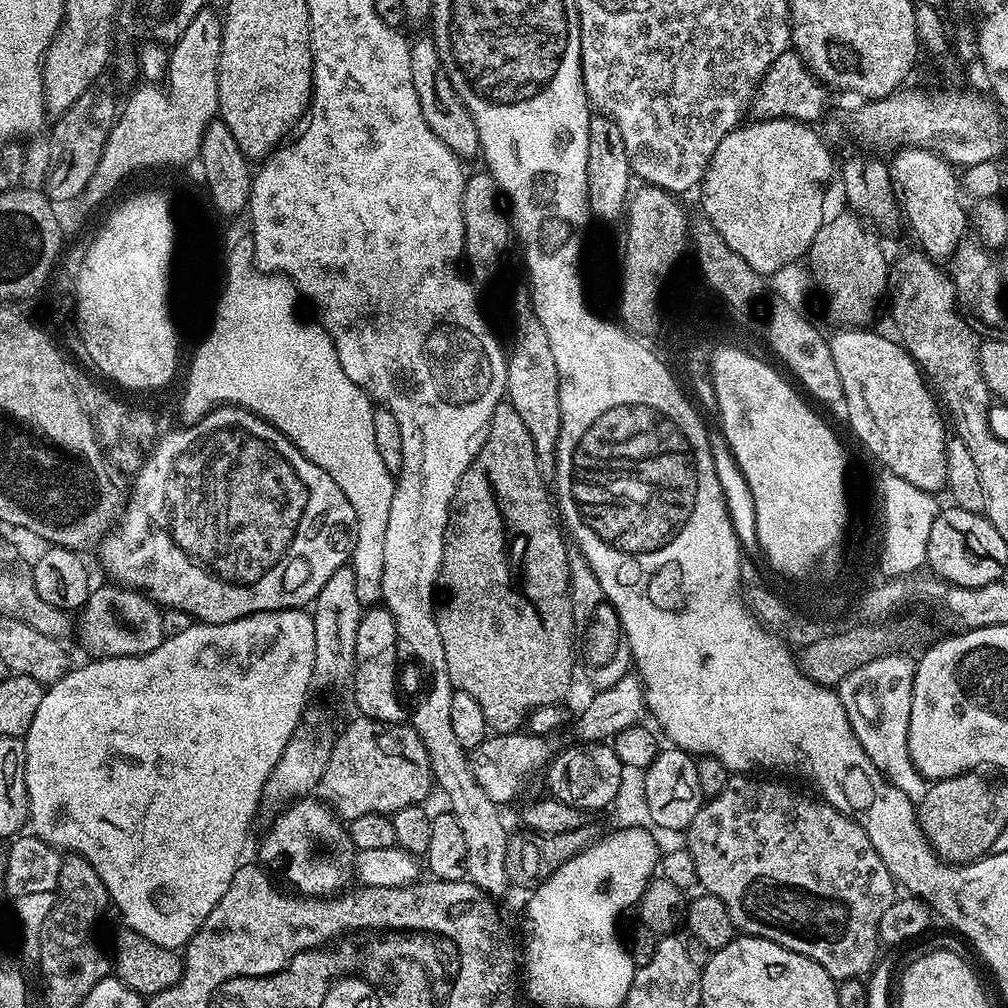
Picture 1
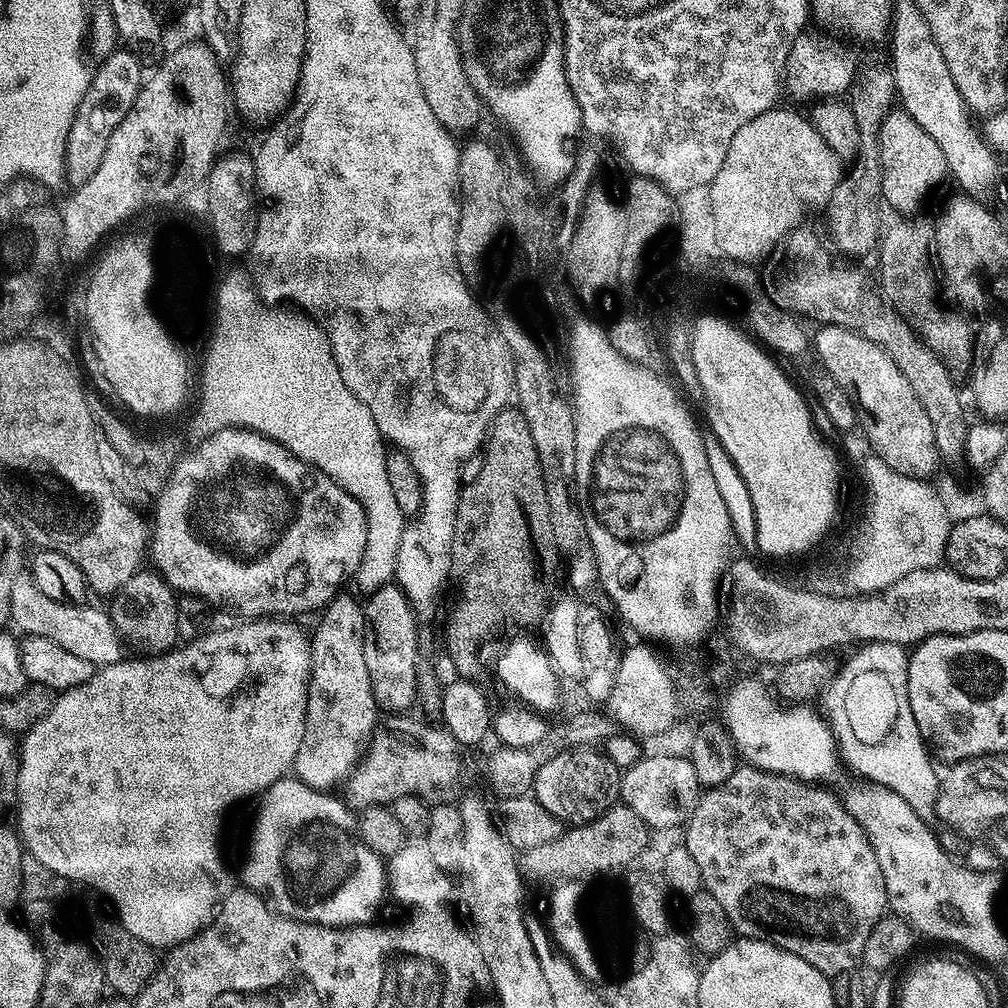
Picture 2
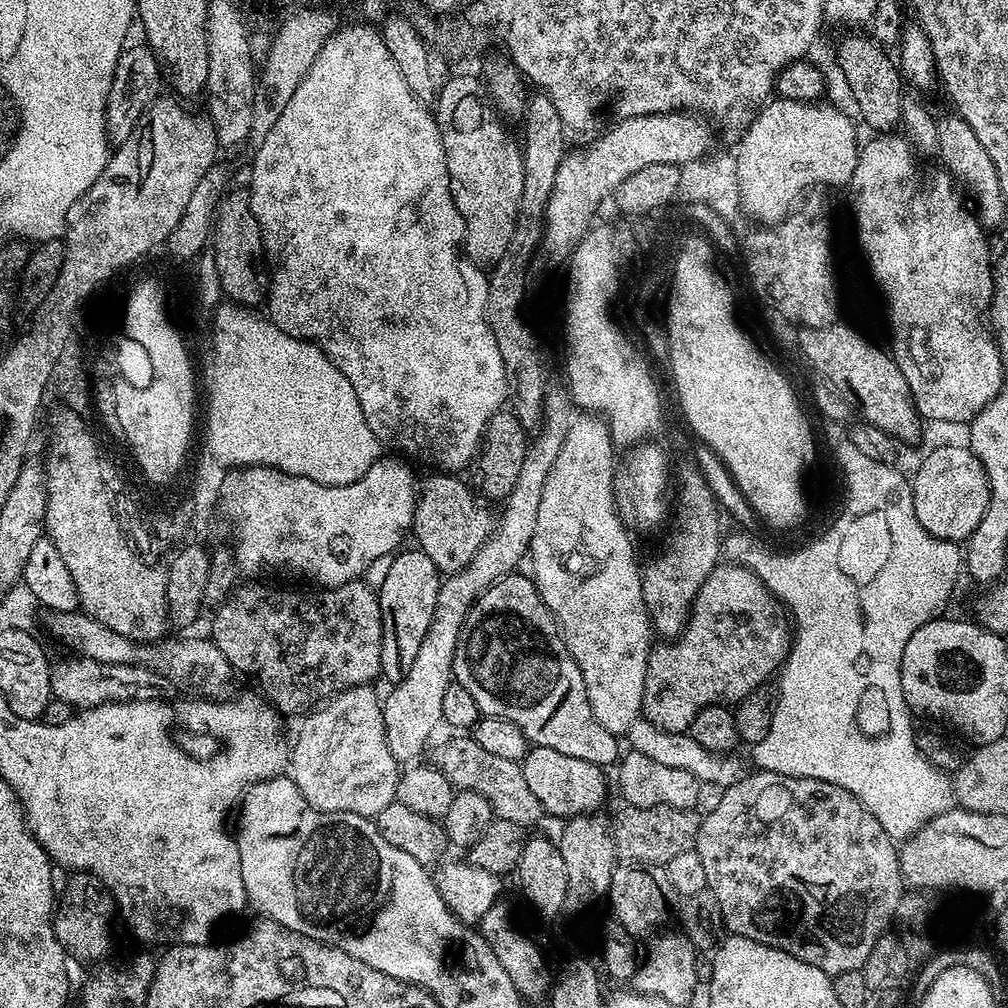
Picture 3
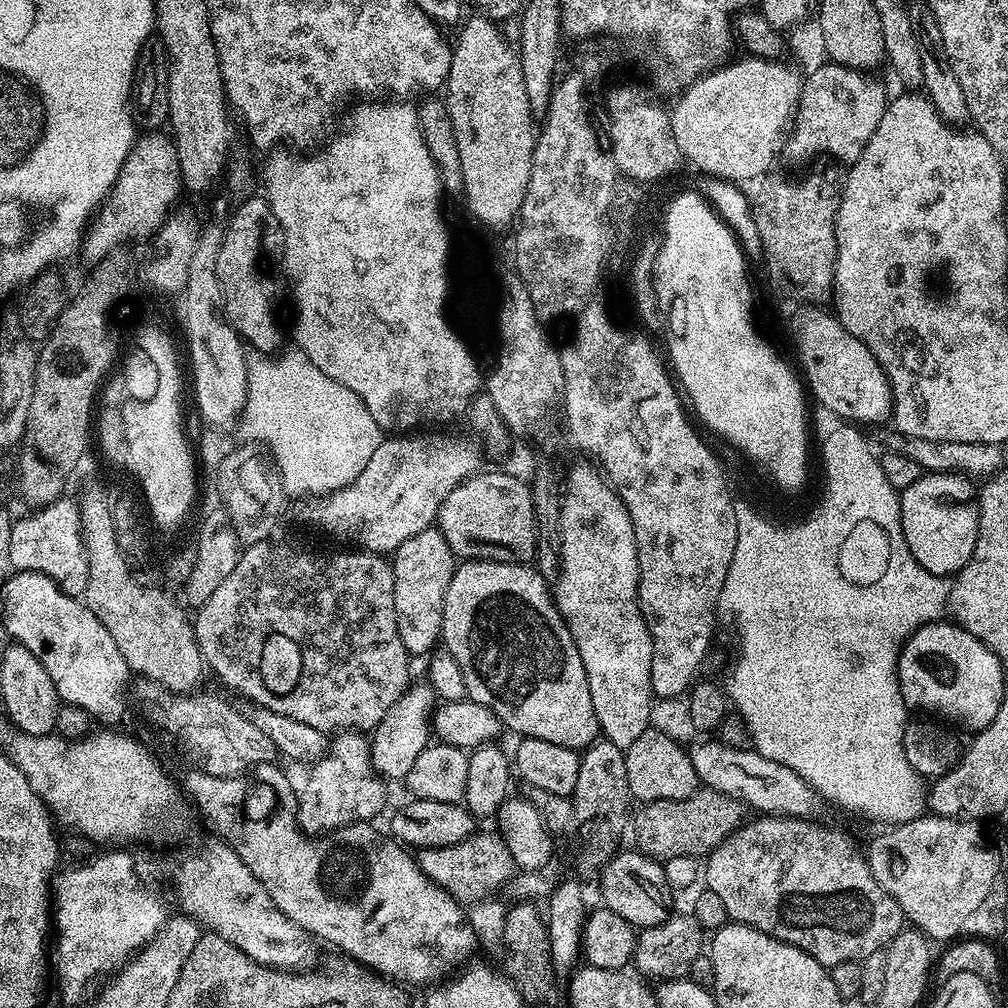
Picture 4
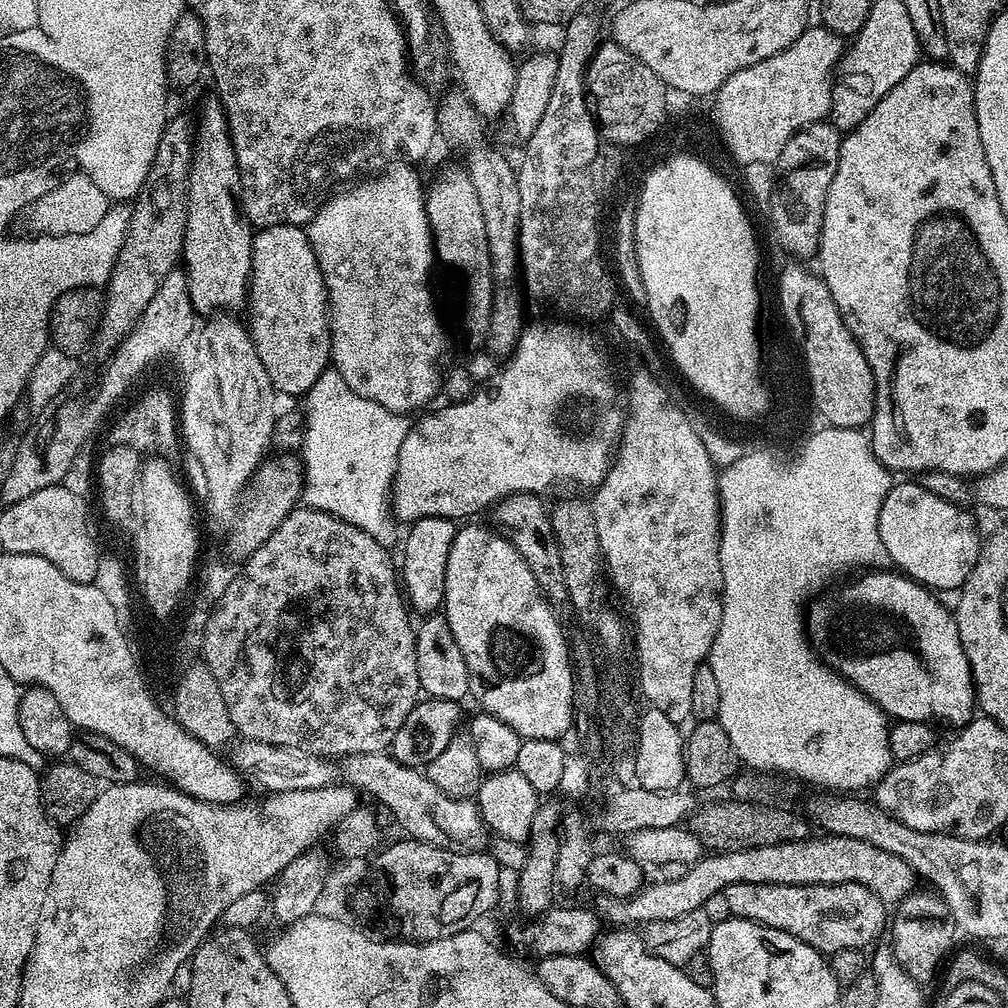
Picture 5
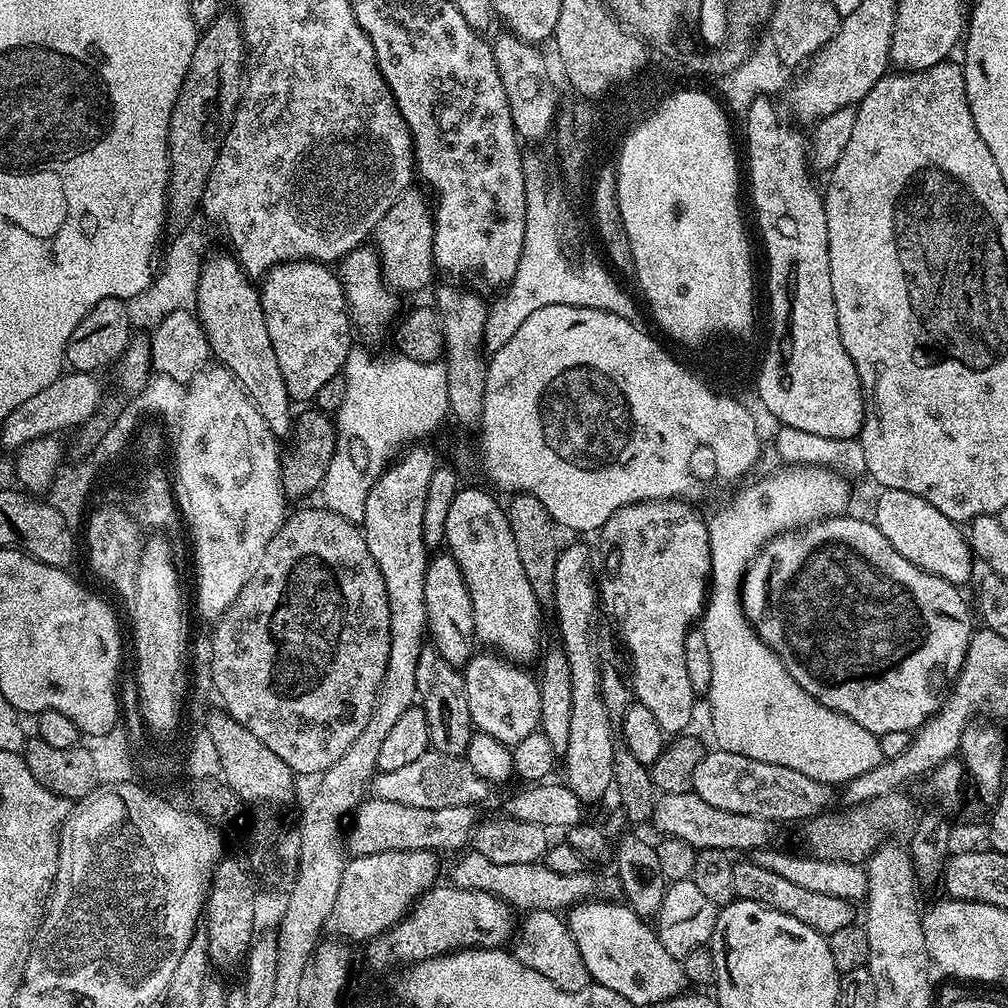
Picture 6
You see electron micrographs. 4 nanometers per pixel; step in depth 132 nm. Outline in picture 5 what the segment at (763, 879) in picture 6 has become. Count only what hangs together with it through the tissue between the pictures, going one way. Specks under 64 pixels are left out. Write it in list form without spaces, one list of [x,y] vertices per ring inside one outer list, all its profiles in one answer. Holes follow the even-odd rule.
[[[731,884],[724,888],[723,894],[733,917],[782,930],[825,954],[851,948],[867,949],[867,944],[874,943],[876,935],[886,928],[885,901],[860,884]]]

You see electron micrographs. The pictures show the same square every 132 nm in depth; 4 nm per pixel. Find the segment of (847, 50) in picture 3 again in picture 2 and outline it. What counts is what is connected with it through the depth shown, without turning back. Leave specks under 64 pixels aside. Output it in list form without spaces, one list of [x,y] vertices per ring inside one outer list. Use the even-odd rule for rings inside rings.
[[[903,106],[893,107],[885,114],[884,121],[881,123],[879,142],[881,166],[884,171],[881,194],[883,203],[889,208],[916,208],[924,194],[931,188],[938,187],[943,182],[944,176],[946,180],[949,175],[946,154],[942,154],[938,142],[934,142],[934,138],[930,138],[930,134],[926,134],[926,130],[922,130],[922,126],[918,126],[918,122],[914,122],[914,118]]]

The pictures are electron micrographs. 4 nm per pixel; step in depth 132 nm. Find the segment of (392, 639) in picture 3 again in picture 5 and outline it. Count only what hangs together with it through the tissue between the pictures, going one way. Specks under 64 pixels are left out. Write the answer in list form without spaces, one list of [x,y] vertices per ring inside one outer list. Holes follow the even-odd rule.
[[[427,516],[415,521],[409,528],[412,529],[404,540],[402,592],[413,613],[432,614],[444,603],[446,566],[450,558],[450,546],[458,531],[458,524],[455,519],[447,516]]]

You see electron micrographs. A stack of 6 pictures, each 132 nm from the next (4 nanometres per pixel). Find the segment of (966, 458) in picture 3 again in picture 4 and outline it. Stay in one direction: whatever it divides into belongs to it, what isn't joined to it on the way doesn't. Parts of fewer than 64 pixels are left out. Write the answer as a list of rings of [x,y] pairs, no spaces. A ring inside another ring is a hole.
[[[937,472],[935,474],[922,475],[913,485],[899,493],[900,497],[900,521],[904,527],[904,537],[908,539],[908,548],[912,557],[930,574],[935,576],[951,577],[959,572],[962,566],[970,558],[976,541],[976,518],[978,508],[968,499],[973,499],[974,488],[967,484],[969,481],[963,475],[951,472]]]

